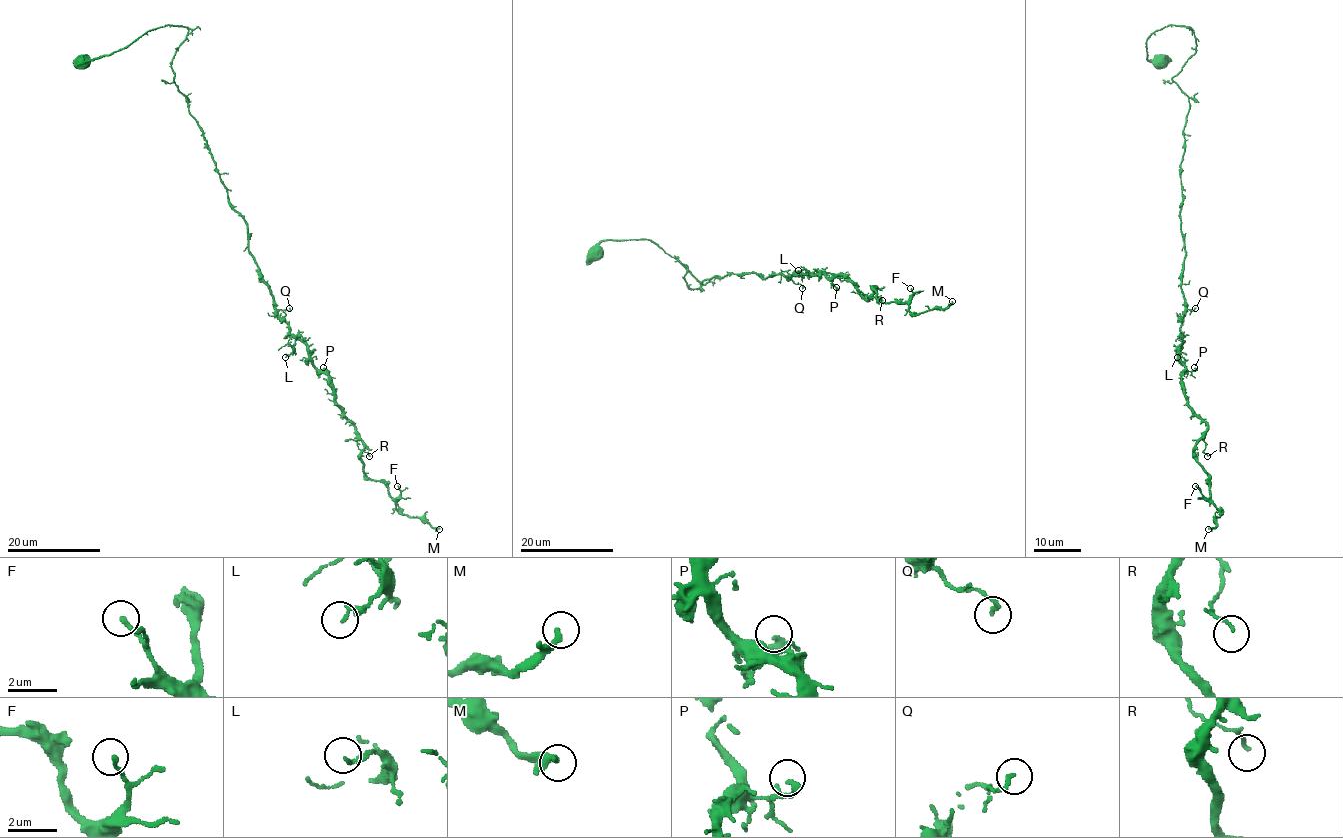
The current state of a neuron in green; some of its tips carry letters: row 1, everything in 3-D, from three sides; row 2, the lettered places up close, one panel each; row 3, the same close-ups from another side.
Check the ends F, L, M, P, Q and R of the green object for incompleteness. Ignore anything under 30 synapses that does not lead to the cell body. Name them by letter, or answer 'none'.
none

